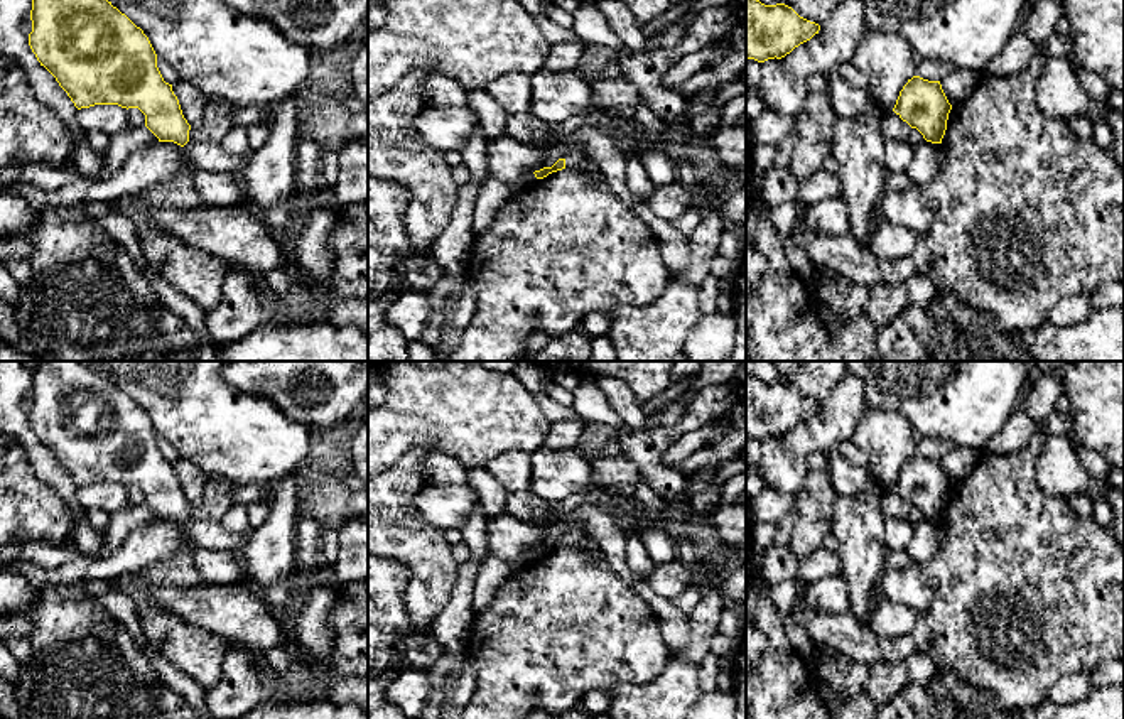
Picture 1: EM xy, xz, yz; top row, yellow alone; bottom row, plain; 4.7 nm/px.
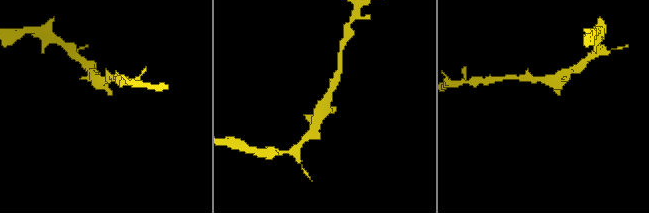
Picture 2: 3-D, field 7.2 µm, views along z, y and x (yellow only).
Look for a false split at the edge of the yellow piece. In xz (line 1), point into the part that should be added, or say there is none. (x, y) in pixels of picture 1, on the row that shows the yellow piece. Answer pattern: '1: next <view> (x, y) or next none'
1: next none

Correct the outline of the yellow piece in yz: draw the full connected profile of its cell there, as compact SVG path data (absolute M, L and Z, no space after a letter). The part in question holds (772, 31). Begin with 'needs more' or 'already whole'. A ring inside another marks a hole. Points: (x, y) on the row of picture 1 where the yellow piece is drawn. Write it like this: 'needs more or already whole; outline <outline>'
already whole; outline M746 0L746 59L781 59L819 30L819 24L800 17L785 3Z

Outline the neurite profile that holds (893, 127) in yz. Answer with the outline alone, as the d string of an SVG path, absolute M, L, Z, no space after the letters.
M891 110L881 118L881 132L886 140L908 140L911 127Z

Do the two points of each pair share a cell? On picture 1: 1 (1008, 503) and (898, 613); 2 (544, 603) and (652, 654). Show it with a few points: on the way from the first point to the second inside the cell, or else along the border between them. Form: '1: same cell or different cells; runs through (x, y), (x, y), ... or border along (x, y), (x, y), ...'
1: different cells; border along (918, 613), (917, 623), (908, 633), (885, 637)
2: same cell; runs through (571, 628), (605, 633), (625, 642)

